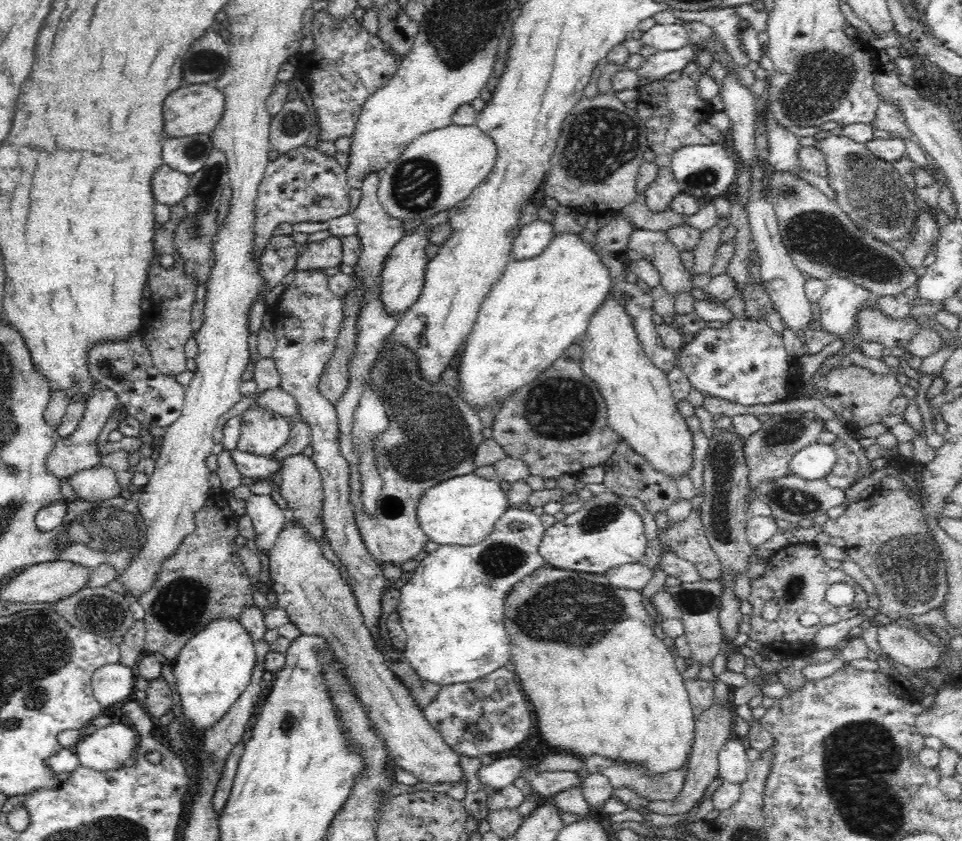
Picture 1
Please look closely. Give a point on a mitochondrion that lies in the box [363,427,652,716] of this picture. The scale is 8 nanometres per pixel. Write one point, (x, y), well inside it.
(559, 626)

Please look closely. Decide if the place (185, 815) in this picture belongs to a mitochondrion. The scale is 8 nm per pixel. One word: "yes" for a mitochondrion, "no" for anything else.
no

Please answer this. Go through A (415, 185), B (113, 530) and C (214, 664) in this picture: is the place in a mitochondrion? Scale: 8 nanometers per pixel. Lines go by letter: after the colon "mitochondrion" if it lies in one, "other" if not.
A: mitochondrion
B: mitochondrion
C: other

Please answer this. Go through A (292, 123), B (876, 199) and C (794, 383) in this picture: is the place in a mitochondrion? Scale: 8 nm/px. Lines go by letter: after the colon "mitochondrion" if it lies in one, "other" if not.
A: mitochondrion
B: mitochondrion
C: other

